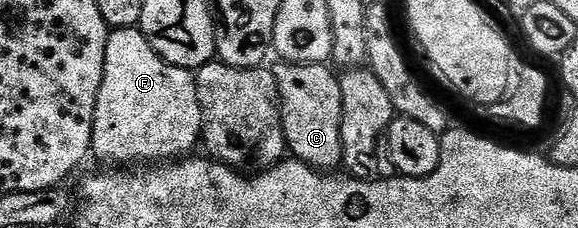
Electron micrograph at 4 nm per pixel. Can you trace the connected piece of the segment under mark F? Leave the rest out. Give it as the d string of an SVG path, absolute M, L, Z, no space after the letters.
M140 28L112 30L107 39L103 83L95 103L92 156L106 161L109 167L173 163L190 156L200 141L196 76L164 61Z

